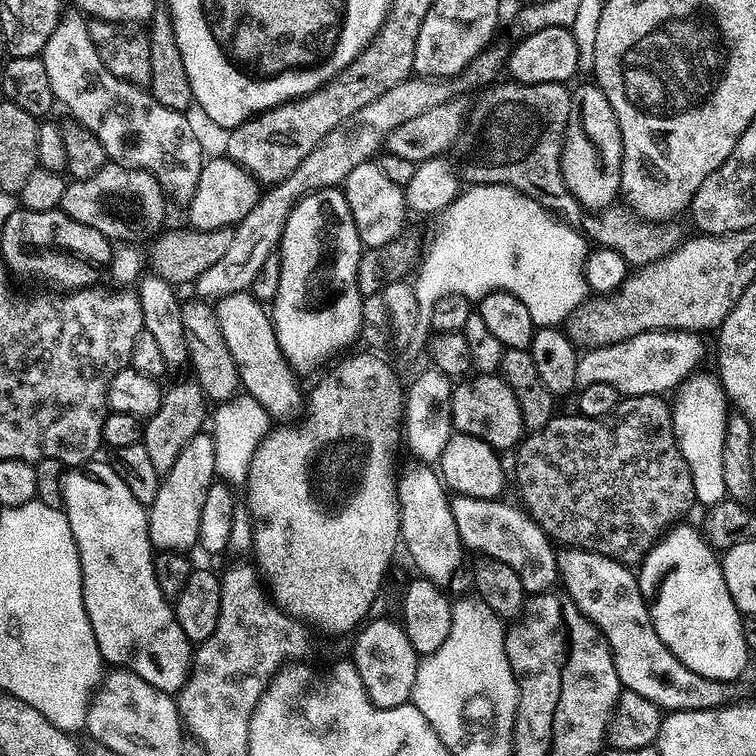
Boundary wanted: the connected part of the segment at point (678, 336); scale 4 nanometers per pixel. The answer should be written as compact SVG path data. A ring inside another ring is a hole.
M657 330L643 332L634 338L626 338L617 344L603 344L601 348L589 348L580 356L576 374L577 389L594 386L594 382L606 382L625 396L659 396L680 388L697 371L704 356L704 344L694 332Z

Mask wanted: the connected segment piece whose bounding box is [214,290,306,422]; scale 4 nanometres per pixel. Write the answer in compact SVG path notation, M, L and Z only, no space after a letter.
M248 290L222 297L215 301L214 307L218 326L222 326L222 338L226 338L226 346L240 375L241 389L253 396L273 421L295 421L292 419L301 415L306 396L303 391L300 393L297 373L278 346L276 326L272 323L269 309L254 299Z

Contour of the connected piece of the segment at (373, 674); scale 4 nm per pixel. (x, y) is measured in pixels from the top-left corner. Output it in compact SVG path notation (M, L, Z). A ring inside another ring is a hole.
M369 619L355 633L356 645L352 648L350 659L362 678L366 694L380 708L393 708L409 703L414 690L418 657L410 638L406 638L403 623L392 620Z

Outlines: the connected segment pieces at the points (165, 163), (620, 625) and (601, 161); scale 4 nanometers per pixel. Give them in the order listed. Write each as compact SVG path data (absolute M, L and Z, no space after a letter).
M72 10L61 15L58 26L54 26L54 34L50 34L50 42L46 42L42 59L50 78L50 90L54 90L56 104L64 107L75 123L90 130L90 134L94 134L94 138L102 142L102 150L106 150L111 163L149 172L171 199L172 196L181 202L192 199L206 156L205 153L200 153L200 140L196 137L191 122L187 120L189 117L183 112L175 112L159 104L151 91L122 78L114 78L114 74L110 74L106 66L102 66L102 58L98 58L98 50L94 50L94 42L90 42L88 20L79 11Z
M561 547L556 554L559 583L582 610L582 614L604 636L618 670L621 689L650 698L665 713L722 708L733 703L733 685L727 680L711 680L694 674L658 638L637 573L629 565L581 548Z
M595 82L580 84L571 89L572 109L568 123L568 135L564 137L564 149L560 155L562 178L568 193L588 210L603 210L621 195L622 134L614 118L614 106L610 106L606 94Z

